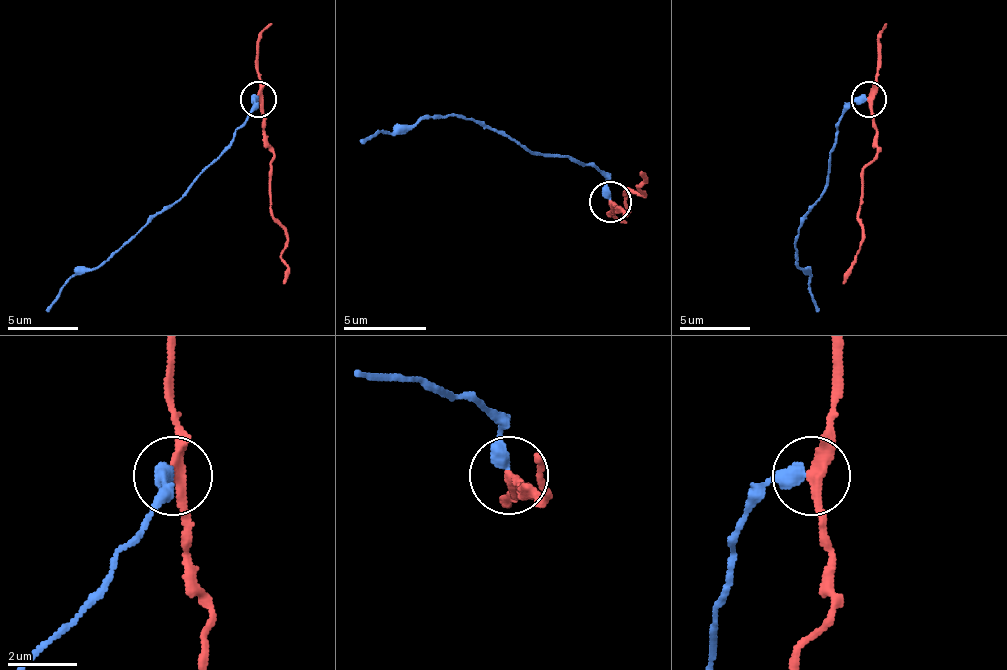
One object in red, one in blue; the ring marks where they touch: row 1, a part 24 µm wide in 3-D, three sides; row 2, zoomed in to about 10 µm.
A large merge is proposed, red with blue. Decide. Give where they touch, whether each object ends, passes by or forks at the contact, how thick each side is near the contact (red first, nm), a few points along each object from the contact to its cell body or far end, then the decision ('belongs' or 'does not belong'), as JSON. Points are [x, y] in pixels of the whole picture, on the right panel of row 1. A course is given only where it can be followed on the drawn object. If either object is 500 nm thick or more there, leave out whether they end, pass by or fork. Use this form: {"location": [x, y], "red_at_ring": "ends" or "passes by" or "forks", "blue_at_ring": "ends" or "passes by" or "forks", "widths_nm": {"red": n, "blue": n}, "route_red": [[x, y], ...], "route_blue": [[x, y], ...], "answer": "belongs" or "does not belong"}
{"location": [868, 99], "red_at_ring": "passes by", "blue_at_ring": "ends", "widths_nm": {"red": 300, "blue": 440}, "route_red": [[869, 100], [876, 153], [862, 170], [859, 219], [862, 244], [841, 283]], "route_blue": [[866, 100], [845, 110], [834, 142], [827, 188], [796, 237], [796, 261], [803, 268], [817, 311]], "answer": "does not belong"}

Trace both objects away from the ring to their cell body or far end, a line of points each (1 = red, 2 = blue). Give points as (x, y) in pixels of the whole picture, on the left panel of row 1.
1: (259, 100), (269, 153), (273, 219), (287, 244), (283, 283)
2: (259, 100), (248, 110), (234, 142), (189, 188), (104, 261), (80, 268), (45, 311)

